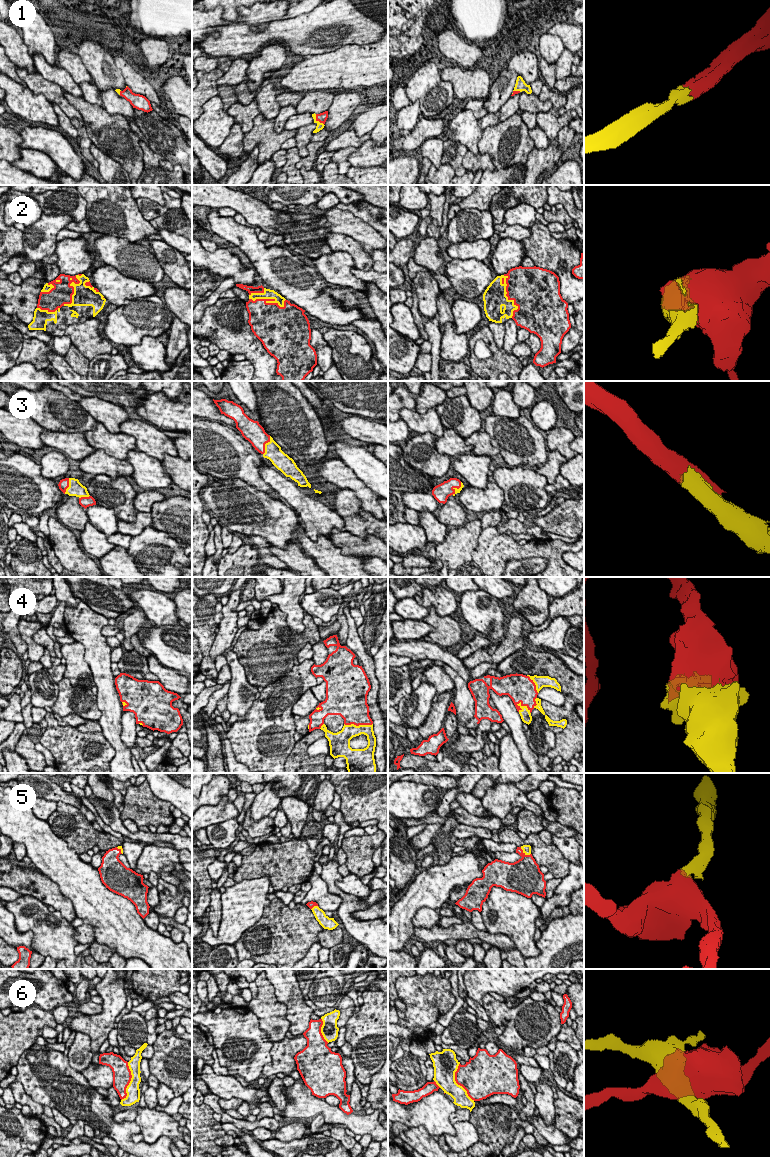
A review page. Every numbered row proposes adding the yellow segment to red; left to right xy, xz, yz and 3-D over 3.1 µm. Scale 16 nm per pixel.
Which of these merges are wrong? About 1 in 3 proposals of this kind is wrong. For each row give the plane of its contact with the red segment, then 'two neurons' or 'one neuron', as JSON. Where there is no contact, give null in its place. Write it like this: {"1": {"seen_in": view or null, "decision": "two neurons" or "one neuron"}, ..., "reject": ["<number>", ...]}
{"1": {"seen_in": "xz", "decision": "one neuron"}, "2": {"seen_in": "yz", "decision": "one neuron"}, "3": {"seen_in": "xz", "decision": "one neuron"}, "4": {"seen_in": "yz", "decision": "one neuron"}, "5": {"seen_in": "yz", "decision": "one neuron"}, "6": {"seen_in": "xy", "decision": "two neurons"}, "reject": ["6"]}

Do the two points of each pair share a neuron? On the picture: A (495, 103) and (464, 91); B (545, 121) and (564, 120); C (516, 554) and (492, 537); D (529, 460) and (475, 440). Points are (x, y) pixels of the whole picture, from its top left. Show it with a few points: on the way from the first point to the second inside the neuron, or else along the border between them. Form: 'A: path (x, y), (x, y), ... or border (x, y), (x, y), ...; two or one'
A: border (490, 87), (490, 96), (488, 98); two
B: path (550, 121), (559, 121); one
C: path (510, 549), (503, 548), (498, 543); one
D: border (485, 431), (490, 438), (490, 442), (499, 452); two

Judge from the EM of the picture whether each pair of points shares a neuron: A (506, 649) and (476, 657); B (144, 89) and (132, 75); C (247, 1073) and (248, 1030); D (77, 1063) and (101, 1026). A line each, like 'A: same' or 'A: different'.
A: same
B: same
C: same
D: different

